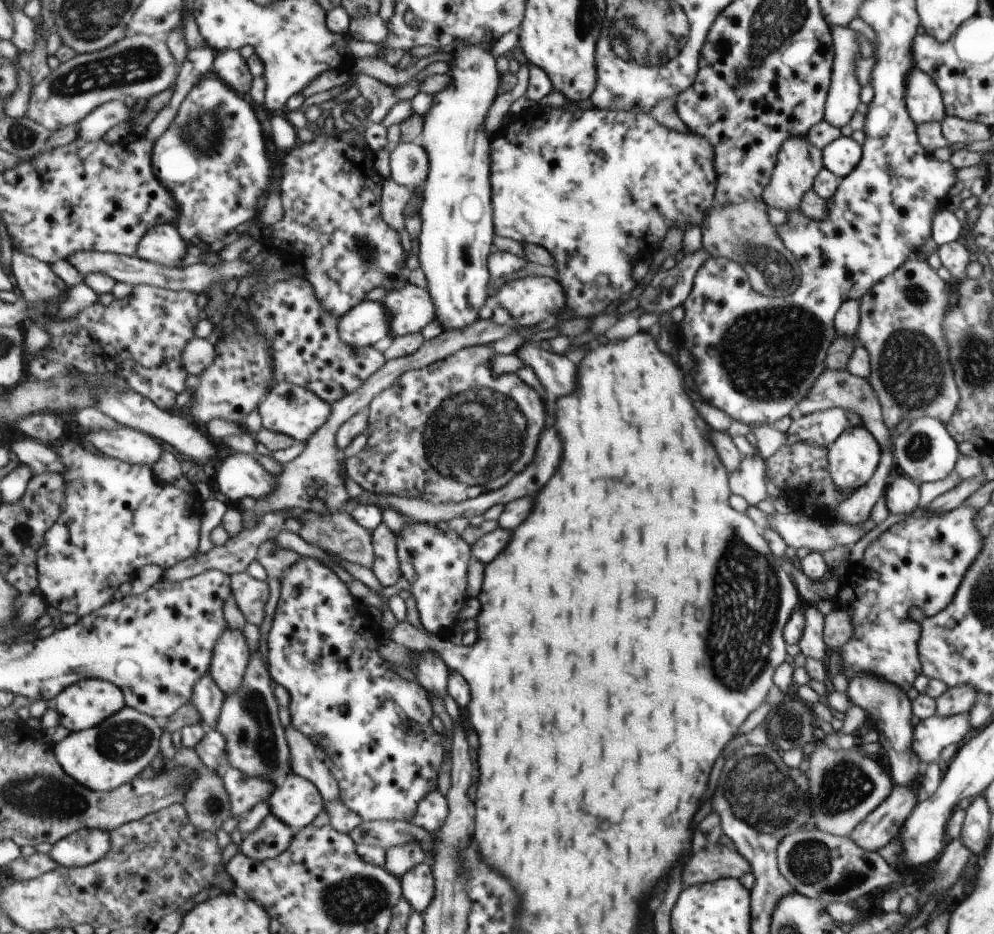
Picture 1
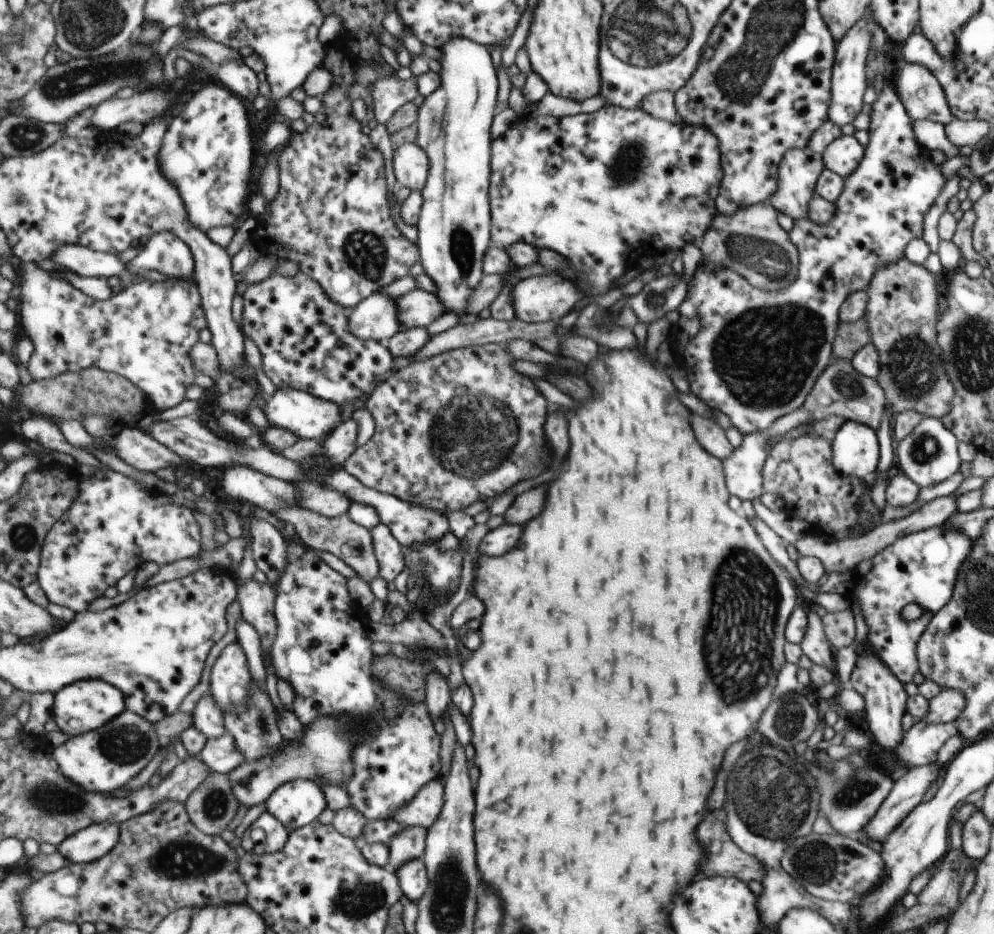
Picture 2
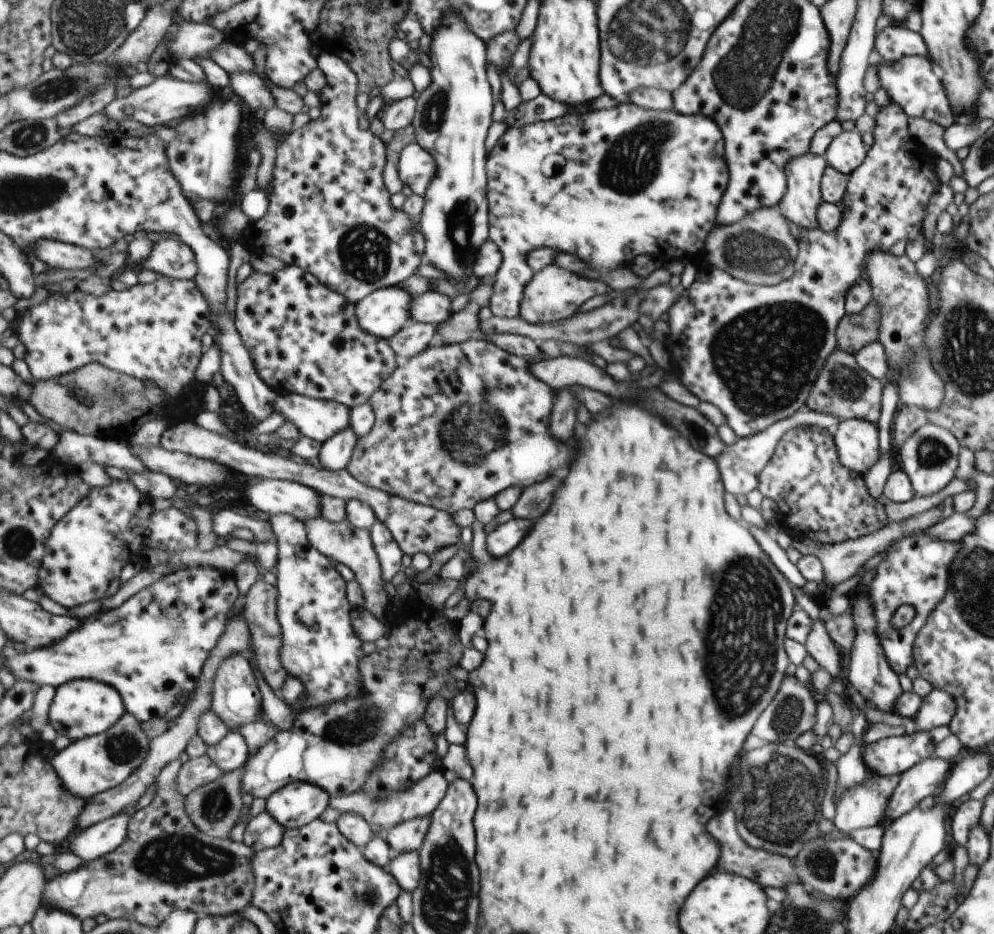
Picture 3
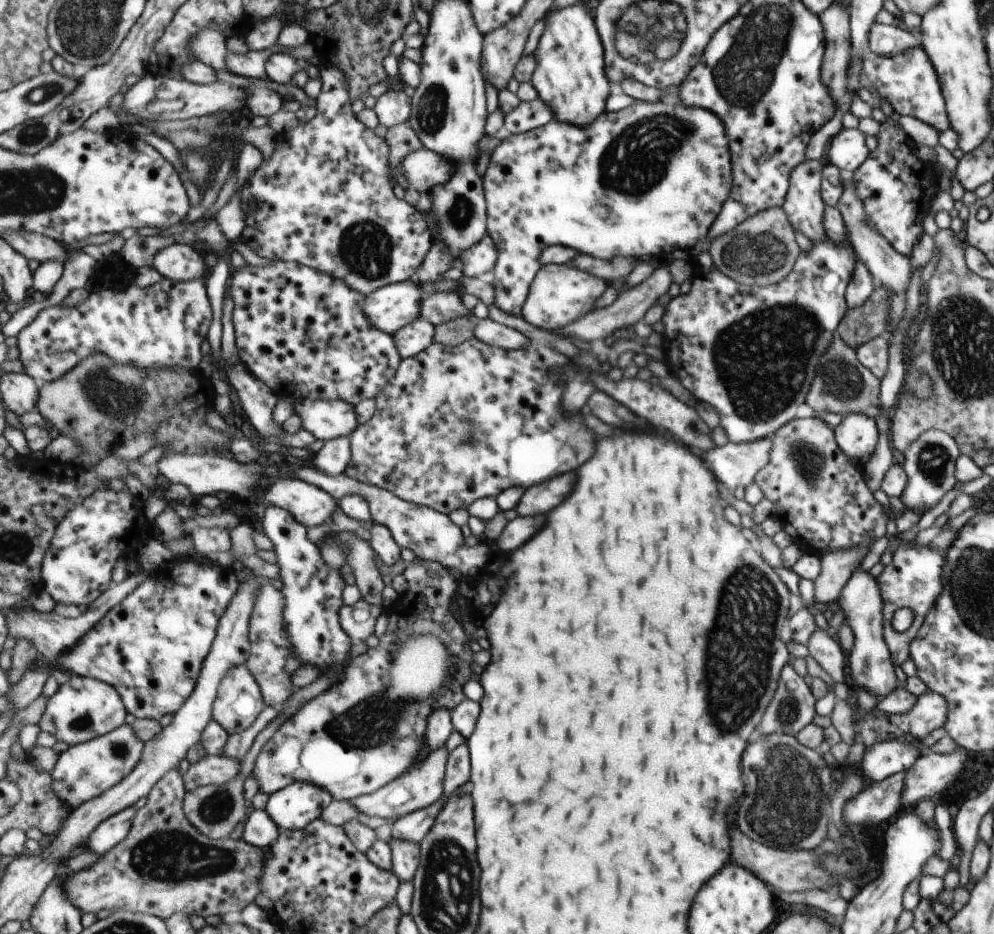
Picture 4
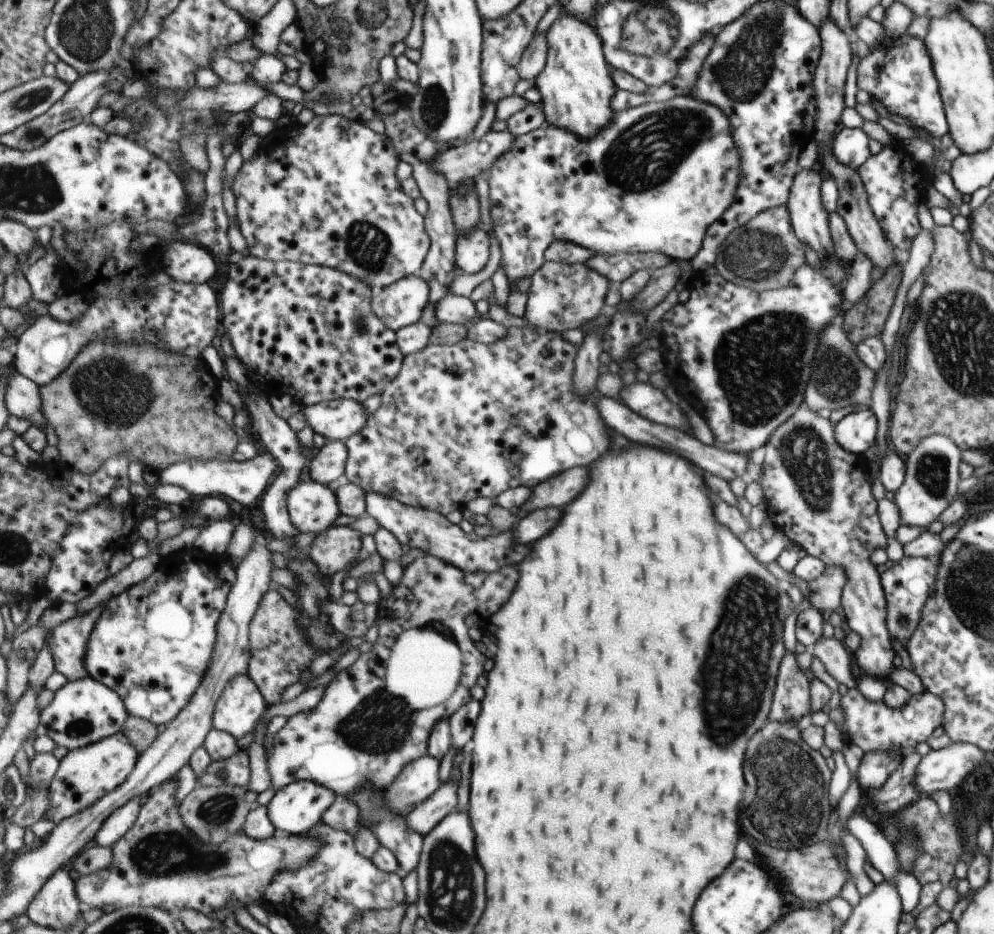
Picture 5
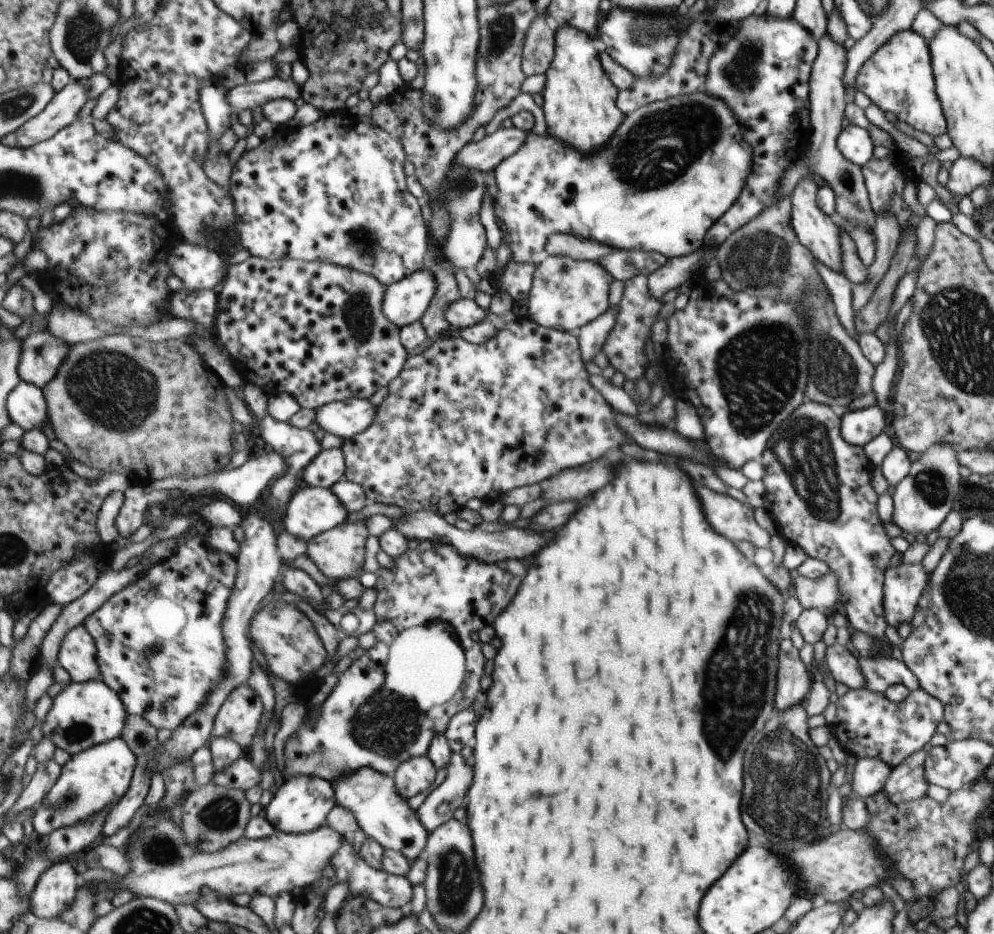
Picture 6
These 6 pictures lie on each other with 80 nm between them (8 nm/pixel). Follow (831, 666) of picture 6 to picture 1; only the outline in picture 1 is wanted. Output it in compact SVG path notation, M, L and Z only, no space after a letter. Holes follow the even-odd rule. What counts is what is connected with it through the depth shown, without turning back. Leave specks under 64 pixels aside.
M810 604L810 607L805 608L803 614L804 627L797 644L800 653L807 659L825 662L828 657L828 650L822 639L824 616L815 609L814 604Z

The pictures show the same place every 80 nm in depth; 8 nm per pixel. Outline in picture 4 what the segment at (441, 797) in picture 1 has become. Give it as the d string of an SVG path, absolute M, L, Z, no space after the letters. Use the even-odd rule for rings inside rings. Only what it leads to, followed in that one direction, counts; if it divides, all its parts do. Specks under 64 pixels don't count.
M441 747L439 750L430 752L426 759L418 765L413 764L412 768L404 772L399 778L390 782L387 786L380 788L374 793L360 796L351 802L367 815L381 818L399 818L419 809L434 805L441 797L445 796L445 771L448 765L447 748Z

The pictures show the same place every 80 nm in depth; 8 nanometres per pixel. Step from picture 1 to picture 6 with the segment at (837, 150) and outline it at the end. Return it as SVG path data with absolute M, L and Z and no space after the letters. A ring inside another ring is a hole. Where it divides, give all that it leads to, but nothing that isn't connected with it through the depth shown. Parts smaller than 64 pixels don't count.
M844 123L836 138L836 147L849 162L863 166L872 157L874 146L864 128Z

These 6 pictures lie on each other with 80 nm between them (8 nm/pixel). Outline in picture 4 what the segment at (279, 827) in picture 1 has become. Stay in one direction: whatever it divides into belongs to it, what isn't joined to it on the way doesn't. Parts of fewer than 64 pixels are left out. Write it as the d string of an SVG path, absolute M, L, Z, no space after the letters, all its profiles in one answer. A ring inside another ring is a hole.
M254 809L245 820L242 838L255 846L269 848L282 830L265 809Z

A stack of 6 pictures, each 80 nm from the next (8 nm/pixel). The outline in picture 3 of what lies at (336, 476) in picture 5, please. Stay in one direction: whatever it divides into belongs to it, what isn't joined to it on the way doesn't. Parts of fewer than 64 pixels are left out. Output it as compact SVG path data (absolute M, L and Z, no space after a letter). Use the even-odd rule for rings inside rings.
M351 428L337 433L322 443L315 462L332 471L347 469L358 440Z

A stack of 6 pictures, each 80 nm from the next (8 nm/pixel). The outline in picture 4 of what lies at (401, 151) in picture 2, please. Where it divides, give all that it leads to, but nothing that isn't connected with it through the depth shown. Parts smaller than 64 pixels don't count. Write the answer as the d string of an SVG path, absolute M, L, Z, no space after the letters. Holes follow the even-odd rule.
M429 149L411 153L401 166L410 186L419 191L419 202L414 207L422 213L431 209L429 192L437 185L449 182L458 172L455 162Z

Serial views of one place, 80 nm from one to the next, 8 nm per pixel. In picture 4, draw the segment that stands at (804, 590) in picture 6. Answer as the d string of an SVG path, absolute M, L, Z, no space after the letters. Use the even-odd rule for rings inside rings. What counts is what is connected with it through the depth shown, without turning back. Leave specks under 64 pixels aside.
M855 547L846 551L819 554L820 573L813 581L814 602L831 604L838 602L840 590L849 580L852 570L859 565L869 547Z

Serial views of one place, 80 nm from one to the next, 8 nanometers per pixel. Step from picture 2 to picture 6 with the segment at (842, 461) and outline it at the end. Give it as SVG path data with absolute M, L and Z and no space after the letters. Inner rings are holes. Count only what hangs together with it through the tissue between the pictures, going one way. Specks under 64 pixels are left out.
M868 406L840 415L840 434L853 446L864 446L877 436L885 426L883 411L877 406Z

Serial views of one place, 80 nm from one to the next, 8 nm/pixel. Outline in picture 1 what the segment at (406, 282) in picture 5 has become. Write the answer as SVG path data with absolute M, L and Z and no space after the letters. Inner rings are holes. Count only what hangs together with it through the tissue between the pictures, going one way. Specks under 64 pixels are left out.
M364 300L340 320L340 335L354 347L377 344L391 337L392 322L383 302Z

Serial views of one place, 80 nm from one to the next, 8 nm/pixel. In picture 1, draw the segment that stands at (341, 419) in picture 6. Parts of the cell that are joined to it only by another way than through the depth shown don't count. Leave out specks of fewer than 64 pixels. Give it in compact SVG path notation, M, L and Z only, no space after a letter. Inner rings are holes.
M287 381L276 382L259 406L263 428L292 436L297 442L308 441L332 416L332 403L305 387Z

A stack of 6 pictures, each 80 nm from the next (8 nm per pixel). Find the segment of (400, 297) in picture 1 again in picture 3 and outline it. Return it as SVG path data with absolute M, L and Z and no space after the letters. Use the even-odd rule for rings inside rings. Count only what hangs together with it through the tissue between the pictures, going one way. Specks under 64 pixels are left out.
M432 290L415 295L411 303L412 321L431 323L437 327L454 314L451 300L449 296Z

